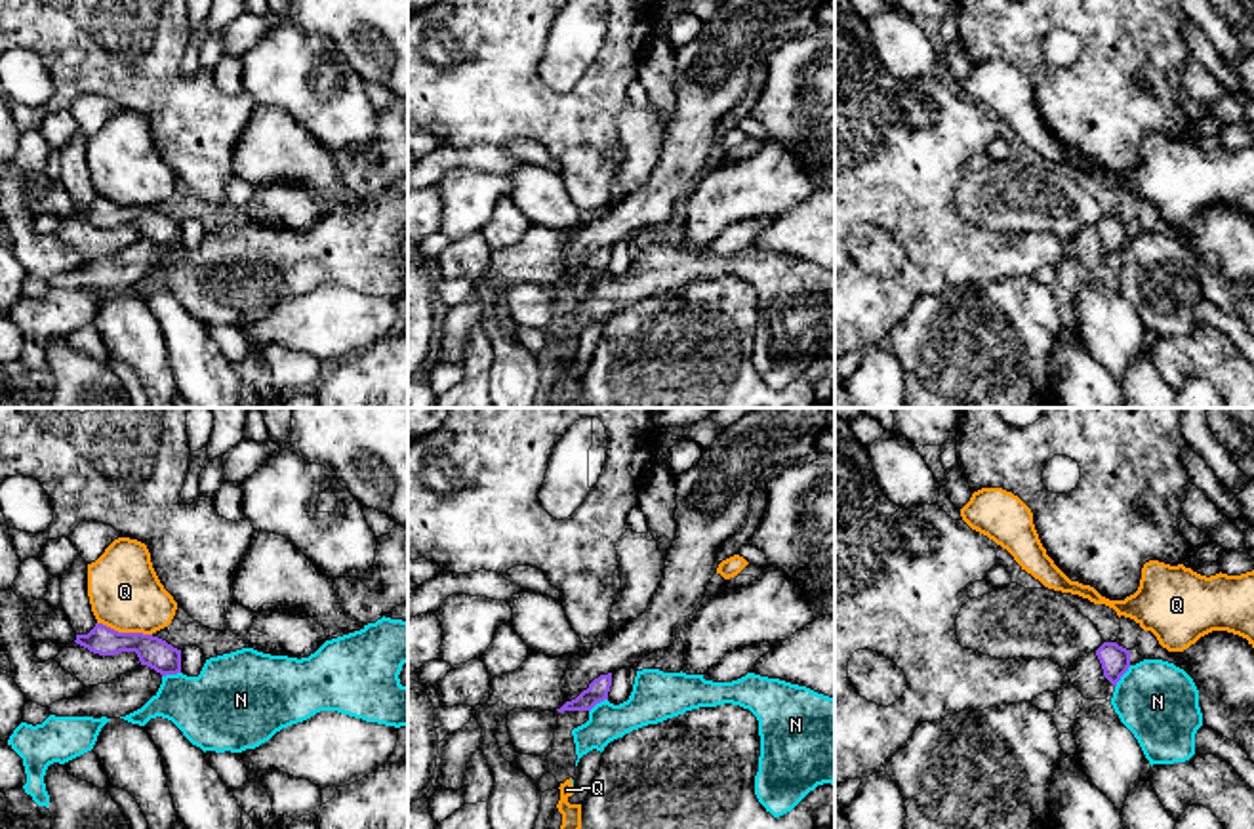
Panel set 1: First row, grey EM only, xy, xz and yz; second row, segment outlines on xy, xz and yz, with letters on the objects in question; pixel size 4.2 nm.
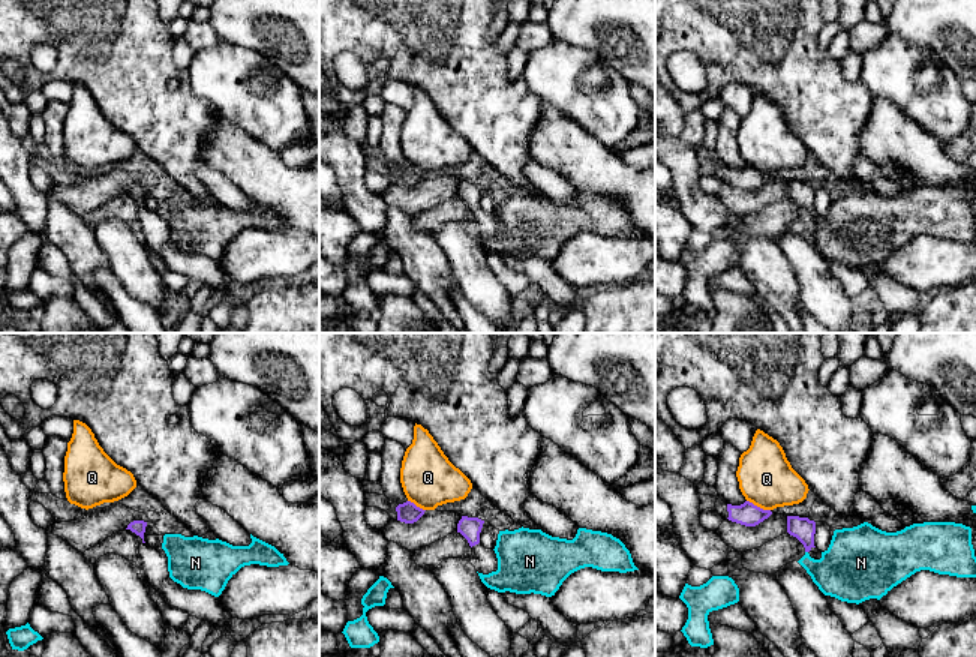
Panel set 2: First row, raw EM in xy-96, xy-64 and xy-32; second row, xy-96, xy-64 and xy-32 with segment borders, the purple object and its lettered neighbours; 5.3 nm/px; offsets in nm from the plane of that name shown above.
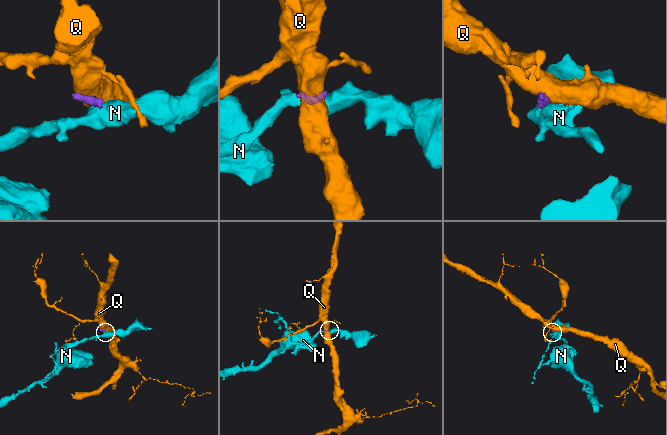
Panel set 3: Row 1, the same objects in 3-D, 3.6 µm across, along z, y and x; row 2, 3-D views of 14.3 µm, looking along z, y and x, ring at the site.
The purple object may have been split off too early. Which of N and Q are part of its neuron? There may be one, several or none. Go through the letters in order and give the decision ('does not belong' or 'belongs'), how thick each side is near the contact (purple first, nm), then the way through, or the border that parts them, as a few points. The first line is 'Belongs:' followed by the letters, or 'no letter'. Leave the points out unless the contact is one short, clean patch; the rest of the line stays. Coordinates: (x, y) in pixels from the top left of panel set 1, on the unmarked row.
Belongs: no letter
N: does not belong | 130/340 nm | along yz (1131, 239), (1115, 260)
Q: does not belong | 130/300 nm | along xy (98, 195), (119, 204), (151, 208)

